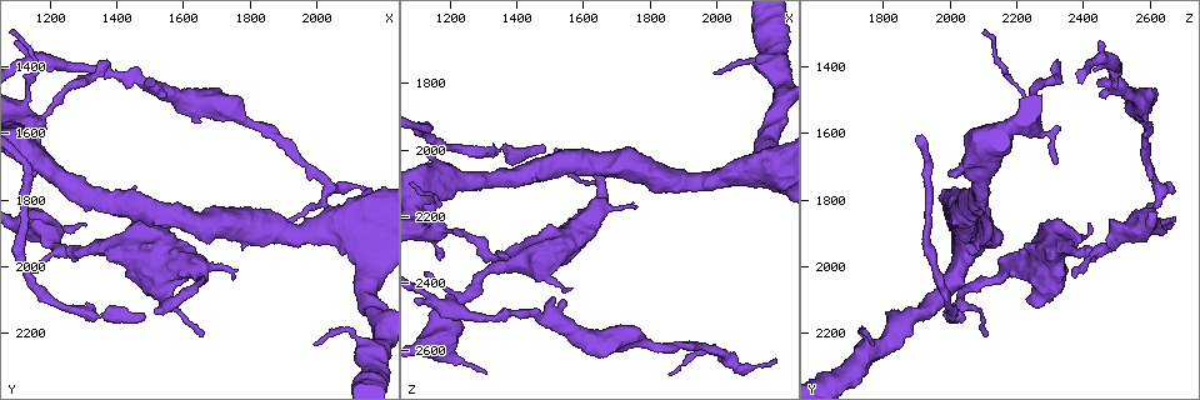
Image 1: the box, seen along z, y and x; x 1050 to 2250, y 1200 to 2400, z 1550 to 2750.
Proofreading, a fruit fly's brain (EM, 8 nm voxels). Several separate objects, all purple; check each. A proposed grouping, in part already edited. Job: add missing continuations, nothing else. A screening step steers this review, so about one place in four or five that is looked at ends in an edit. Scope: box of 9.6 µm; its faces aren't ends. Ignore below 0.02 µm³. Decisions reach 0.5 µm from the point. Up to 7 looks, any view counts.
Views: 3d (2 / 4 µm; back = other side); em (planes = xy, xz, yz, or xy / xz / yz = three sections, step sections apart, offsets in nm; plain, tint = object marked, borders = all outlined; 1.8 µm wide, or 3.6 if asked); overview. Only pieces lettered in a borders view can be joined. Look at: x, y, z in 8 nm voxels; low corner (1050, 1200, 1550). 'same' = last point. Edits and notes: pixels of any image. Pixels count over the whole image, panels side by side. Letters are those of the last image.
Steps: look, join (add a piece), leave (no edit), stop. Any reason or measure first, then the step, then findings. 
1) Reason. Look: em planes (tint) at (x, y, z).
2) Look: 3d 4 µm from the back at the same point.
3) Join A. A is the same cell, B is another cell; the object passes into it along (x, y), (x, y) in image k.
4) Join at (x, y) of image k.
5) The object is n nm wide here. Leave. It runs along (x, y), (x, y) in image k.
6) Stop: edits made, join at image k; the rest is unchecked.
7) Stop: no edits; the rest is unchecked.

Look: 3d 2 µm at (1860, 1860, 2680).

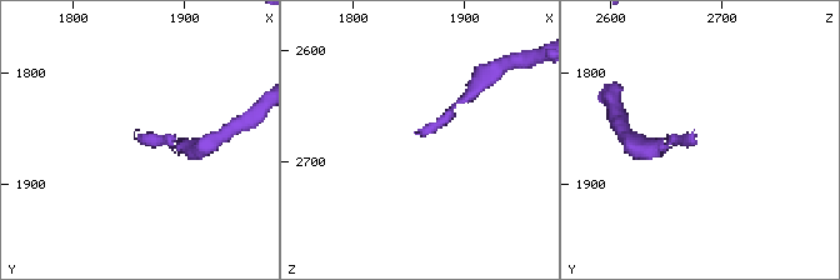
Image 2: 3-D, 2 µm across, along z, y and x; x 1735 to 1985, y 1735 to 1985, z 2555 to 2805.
Need the tissue. Look: em planes (tint) at (1856, 1858, 2674).

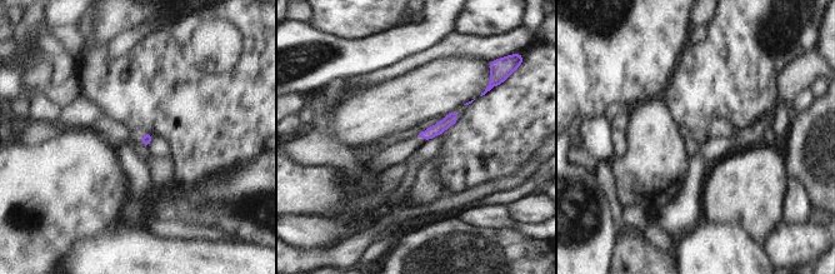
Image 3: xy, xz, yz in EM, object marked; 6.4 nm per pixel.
Look: em planes (borders) at the same point.

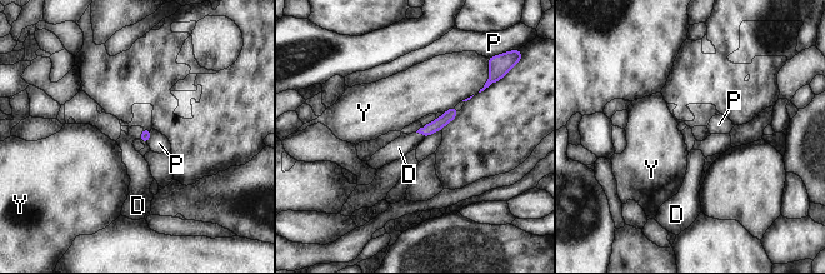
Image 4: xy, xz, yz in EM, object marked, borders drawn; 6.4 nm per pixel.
Join at (138, 168) of image 4. D is the same cell, P and Y are other cells; it goes on there.

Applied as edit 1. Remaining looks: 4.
An open end. Look: em xz step 8 (tint) at (1310, 1870, 2660).

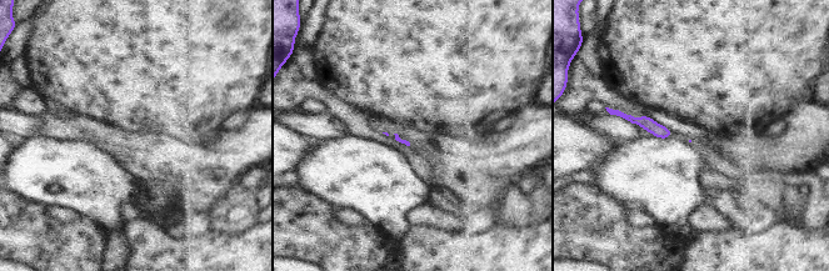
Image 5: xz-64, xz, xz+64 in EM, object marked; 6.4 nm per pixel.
Look: em planes (borders) at the same point.

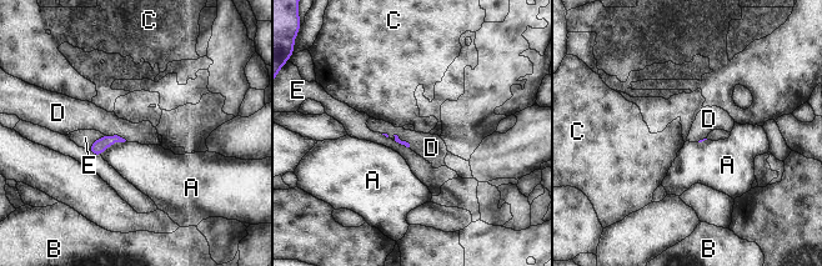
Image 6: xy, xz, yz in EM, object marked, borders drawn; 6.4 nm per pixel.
Leave. A, B, C, D and E are other cells; a border runs along (105, 134), (119, 135), (126, 140) in image 6; no lettered piece goes on from it.

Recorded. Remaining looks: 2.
Branch stops here. Look: em xy step 16 (plain) at (1560, 1870, 2410).

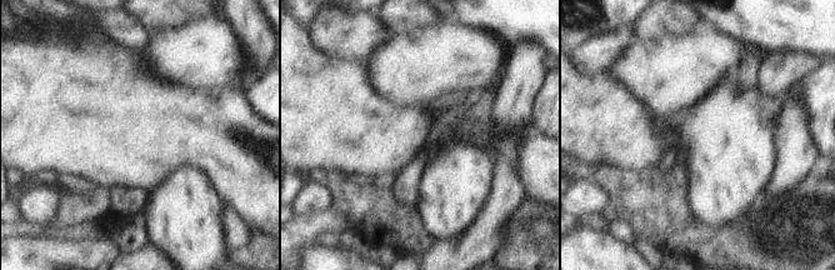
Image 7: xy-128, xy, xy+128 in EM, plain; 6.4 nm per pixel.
Look: em xy step 16 (borders) at the same point.

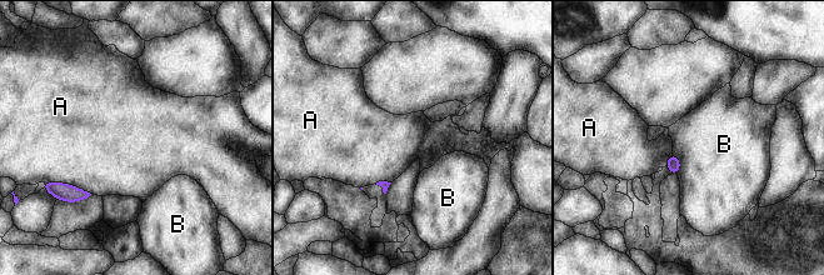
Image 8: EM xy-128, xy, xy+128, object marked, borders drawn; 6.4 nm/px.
Leave. A and B are other cells; none of them fits.

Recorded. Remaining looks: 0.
Stop: edits made, join at image 4; the rest is unchecked.

